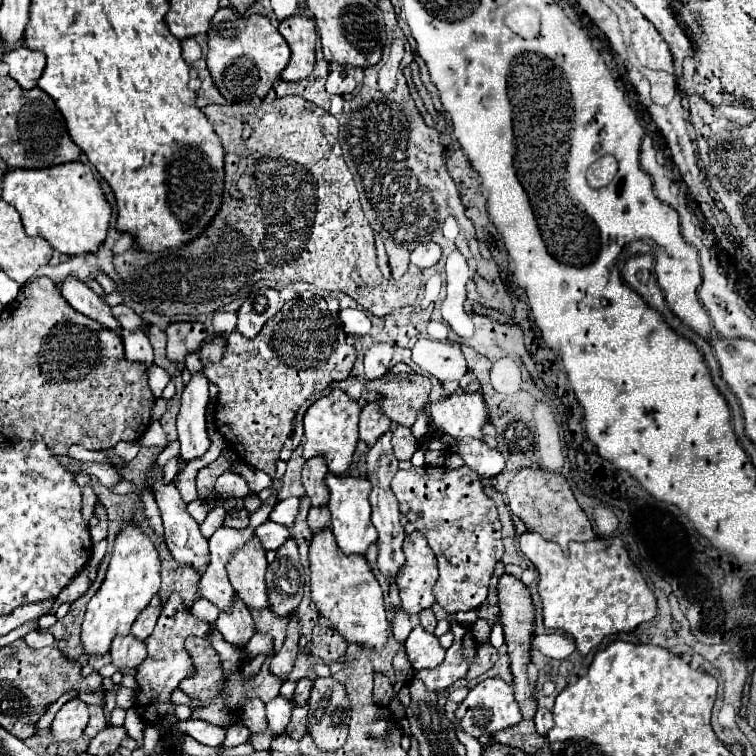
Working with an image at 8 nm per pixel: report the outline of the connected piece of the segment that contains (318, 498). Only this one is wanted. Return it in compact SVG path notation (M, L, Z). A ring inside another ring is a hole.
M315 456L305 462L303 466L303 488L307 498L311 500L311 506L325 506L329 492L325 490L325 476L327 476L327 466L321 456Z

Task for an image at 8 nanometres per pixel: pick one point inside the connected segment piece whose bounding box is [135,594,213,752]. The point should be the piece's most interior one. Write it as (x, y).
(167, 663)

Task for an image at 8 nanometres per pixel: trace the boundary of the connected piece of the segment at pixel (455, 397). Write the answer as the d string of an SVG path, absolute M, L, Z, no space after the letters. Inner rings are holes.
M479 392L451 394L441 402L429 406L431 420L437 430L451 434L455 440L477 438L483 440L483 426L487 422L485 402Z

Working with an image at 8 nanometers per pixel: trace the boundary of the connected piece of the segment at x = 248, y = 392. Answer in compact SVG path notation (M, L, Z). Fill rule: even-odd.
M293 298L285 302L281 314L271 318L265 324L265 330L253 340L241 338L241 334L229 332L227 338L227 352L221 364L205 364L205 374L209 382L217 384L217 408L215 408L215 426L225 436L227 442L233 444L235 452L243 462L253 468L275 476L275 462L279 458L279 450L283 448L287 436L293 430L293 418L299 406L315 392L321 392L335 380L345 380L355 362L355 348L347 346L343 324L335 310L329 310L325 298Z

